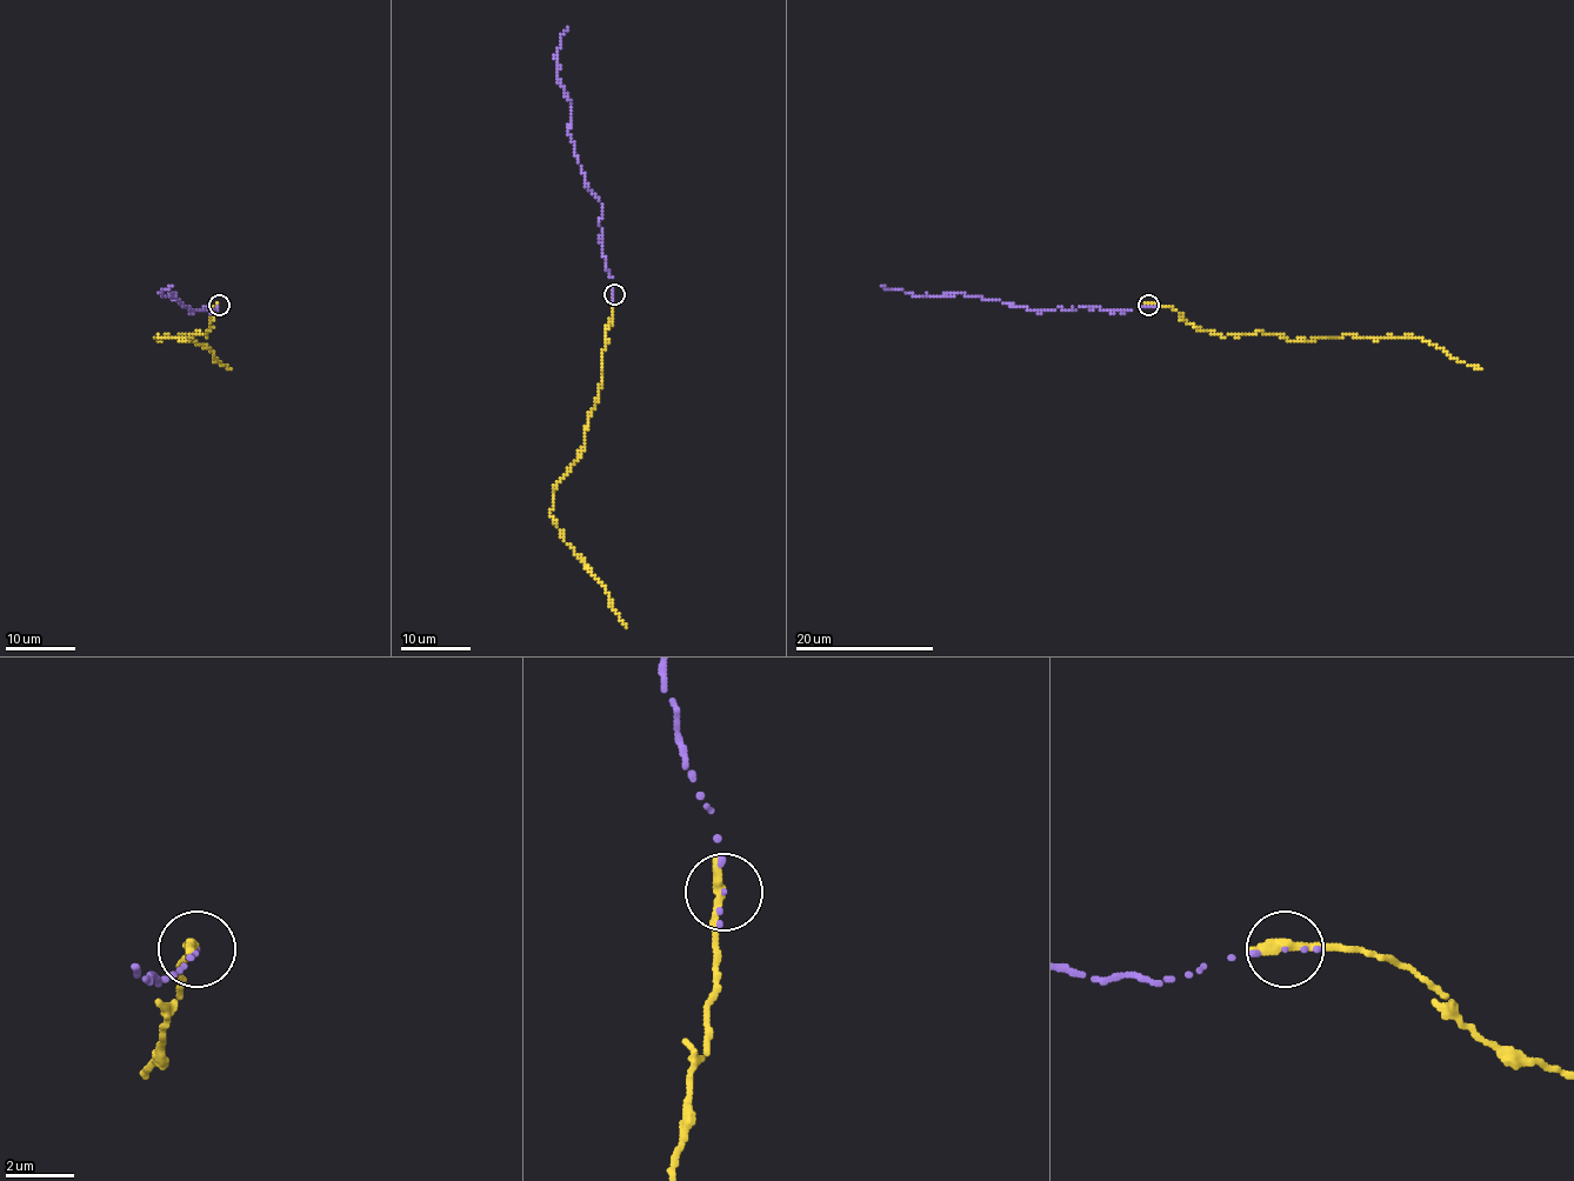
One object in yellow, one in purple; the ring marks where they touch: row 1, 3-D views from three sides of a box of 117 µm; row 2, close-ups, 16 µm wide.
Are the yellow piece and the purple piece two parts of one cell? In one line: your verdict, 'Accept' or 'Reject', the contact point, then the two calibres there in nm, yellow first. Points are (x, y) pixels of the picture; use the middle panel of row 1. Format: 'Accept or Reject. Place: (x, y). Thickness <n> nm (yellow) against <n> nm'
Accept. Place: (614, 294). Thickness 400 nm (yellow) against 130 nm

